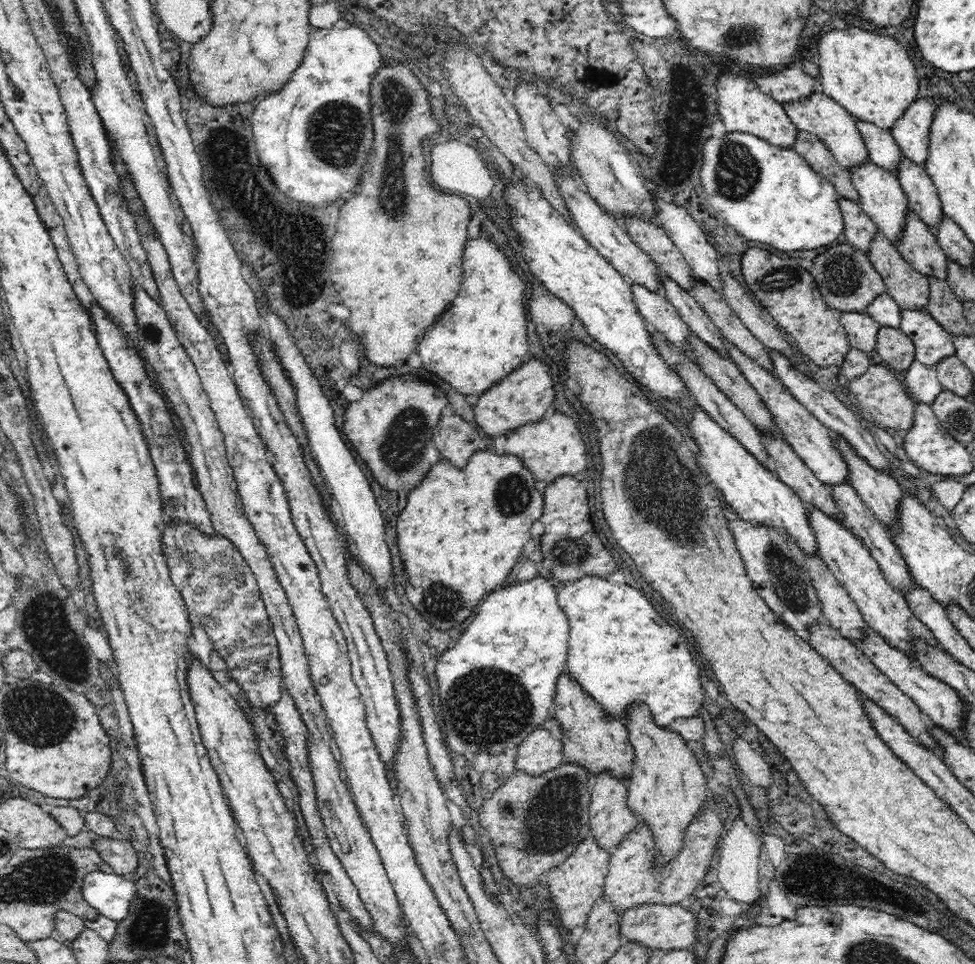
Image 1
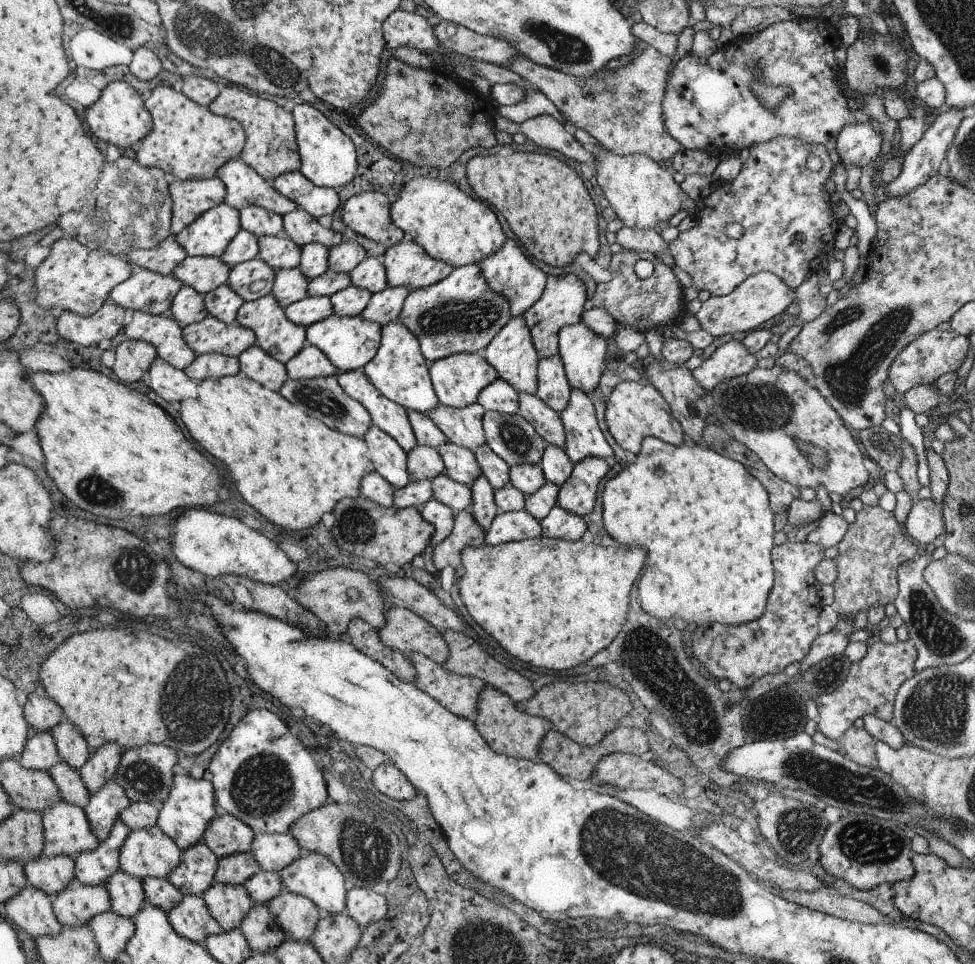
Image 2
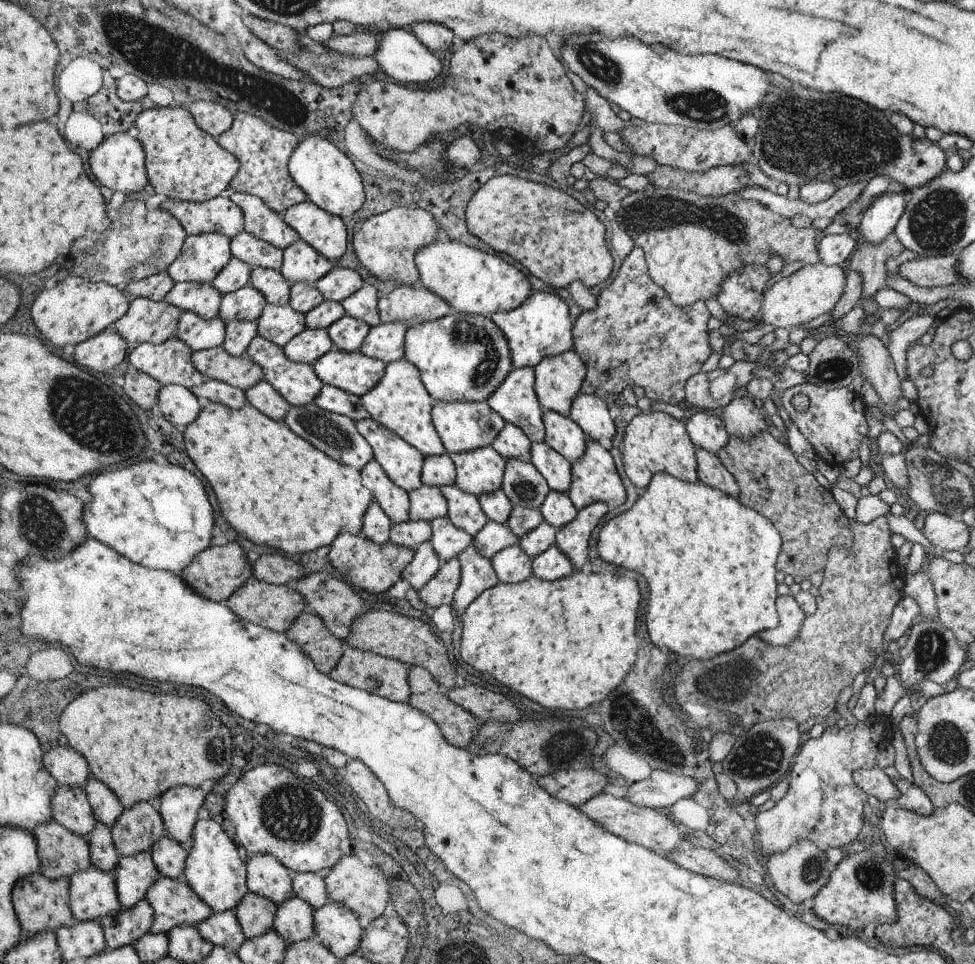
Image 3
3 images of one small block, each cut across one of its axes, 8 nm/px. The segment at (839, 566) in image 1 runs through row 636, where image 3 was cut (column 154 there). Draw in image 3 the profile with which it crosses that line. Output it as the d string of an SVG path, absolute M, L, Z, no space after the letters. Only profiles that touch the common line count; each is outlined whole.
M161 876L155 884L151 884L145 900L155 912L149 932L151 936L167 934L179 926L197 928L213 914L213 910L183 880L169 880Z

